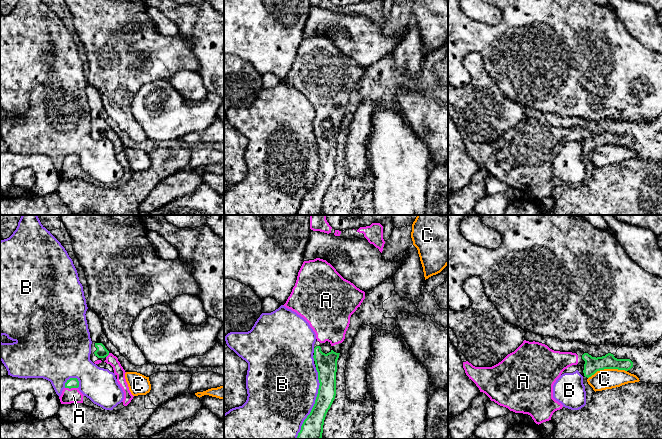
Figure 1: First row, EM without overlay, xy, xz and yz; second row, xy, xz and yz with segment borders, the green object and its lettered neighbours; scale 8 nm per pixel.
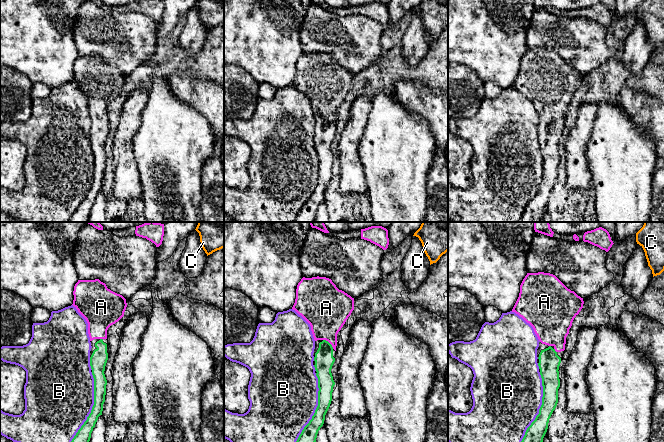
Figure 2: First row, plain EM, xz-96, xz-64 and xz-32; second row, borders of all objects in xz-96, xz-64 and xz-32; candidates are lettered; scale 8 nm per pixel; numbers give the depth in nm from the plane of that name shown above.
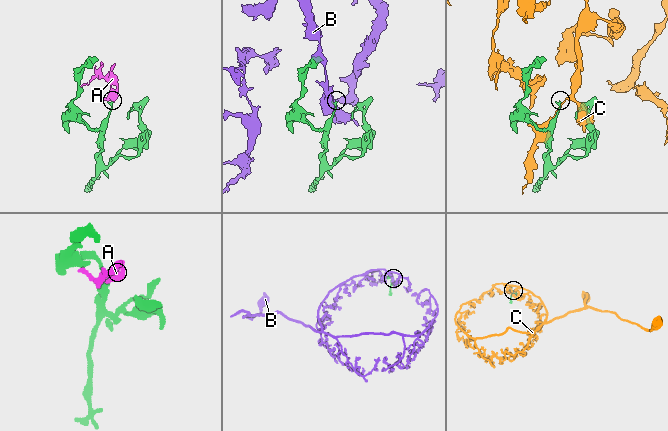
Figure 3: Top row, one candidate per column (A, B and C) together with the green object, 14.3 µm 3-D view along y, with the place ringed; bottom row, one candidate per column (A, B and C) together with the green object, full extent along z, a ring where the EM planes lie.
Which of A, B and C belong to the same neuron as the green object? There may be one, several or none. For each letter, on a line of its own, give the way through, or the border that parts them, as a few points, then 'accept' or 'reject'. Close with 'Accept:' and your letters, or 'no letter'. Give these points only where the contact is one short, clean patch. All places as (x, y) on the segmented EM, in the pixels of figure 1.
A: accept
B: reject
C: reject
Accept: A

